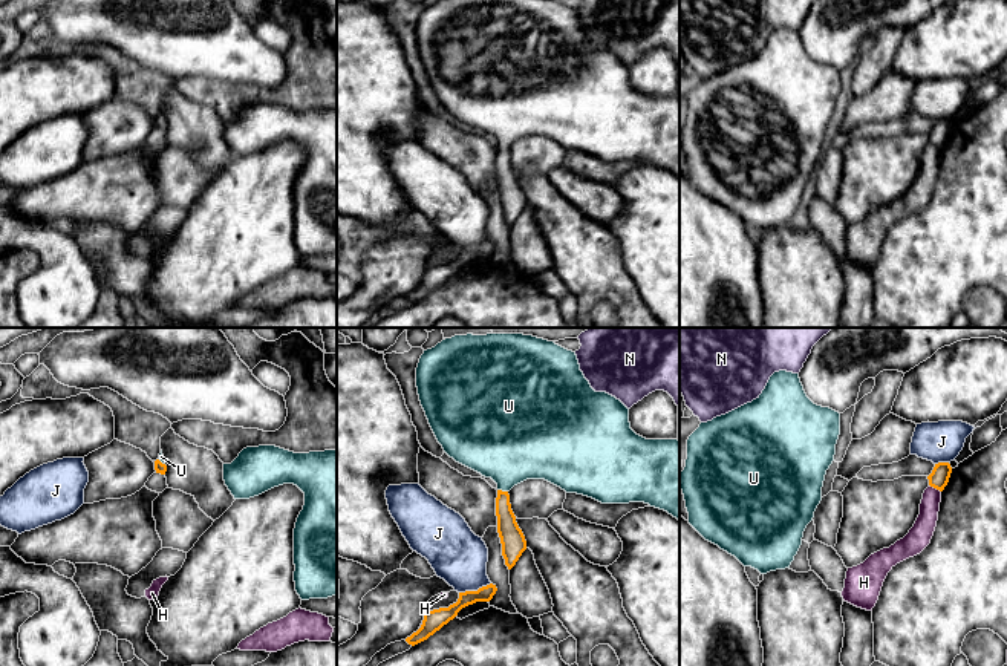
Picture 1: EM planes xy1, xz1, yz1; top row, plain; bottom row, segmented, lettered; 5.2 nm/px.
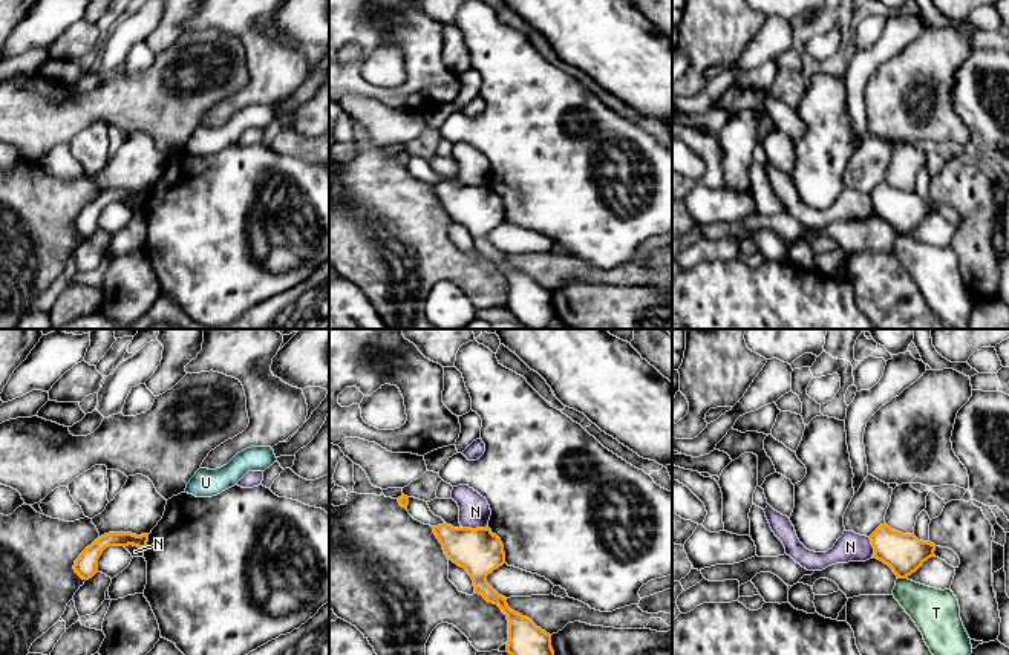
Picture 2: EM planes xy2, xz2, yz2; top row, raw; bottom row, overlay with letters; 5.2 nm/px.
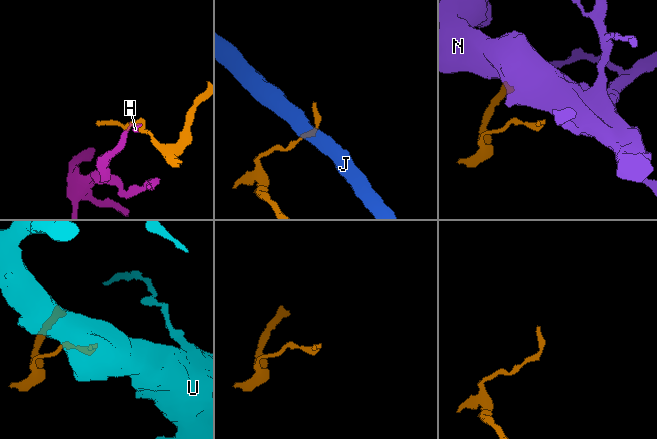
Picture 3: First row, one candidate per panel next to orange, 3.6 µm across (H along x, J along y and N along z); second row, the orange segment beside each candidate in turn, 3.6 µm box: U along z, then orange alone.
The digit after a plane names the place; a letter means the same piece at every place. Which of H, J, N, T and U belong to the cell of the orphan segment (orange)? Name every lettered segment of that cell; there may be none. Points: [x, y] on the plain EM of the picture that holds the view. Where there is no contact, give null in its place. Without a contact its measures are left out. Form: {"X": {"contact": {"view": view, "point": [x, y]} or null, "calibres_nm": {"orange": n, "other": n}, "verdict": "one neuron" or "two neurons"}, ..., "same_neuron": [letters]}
{"H": {"contact": {"view": "yz1", "point": [935, 144]}, "calibres_nm": {"orange": 100, "other": 120}, "verdict": "two neurons"}, "J": {"contact": {"view": "xz1", "point": [475, 248]}, "calibres_nm": {"orange": 100, "other": 280}, "verdict": "two neurons"}, "N": {"contact": {"view": "xz2", "point": [473, 187]}, "calibres_nm": {"orange": 240, "other": 160}, "verdict": "two neurons"}, "T": {"contact": {"view": "yz2", "point": [902, 234]}, "calibres_nm": {"orange": 200, "other": 240}, "verdict": "two neurons"}, "U": {"contact": {"view": "xz1", "point": [501, 147]}, "calibres_nm": {"orange": 120, "other": 400}, "verdict": "one neuron"}, "same_neuron": ["U"]}

